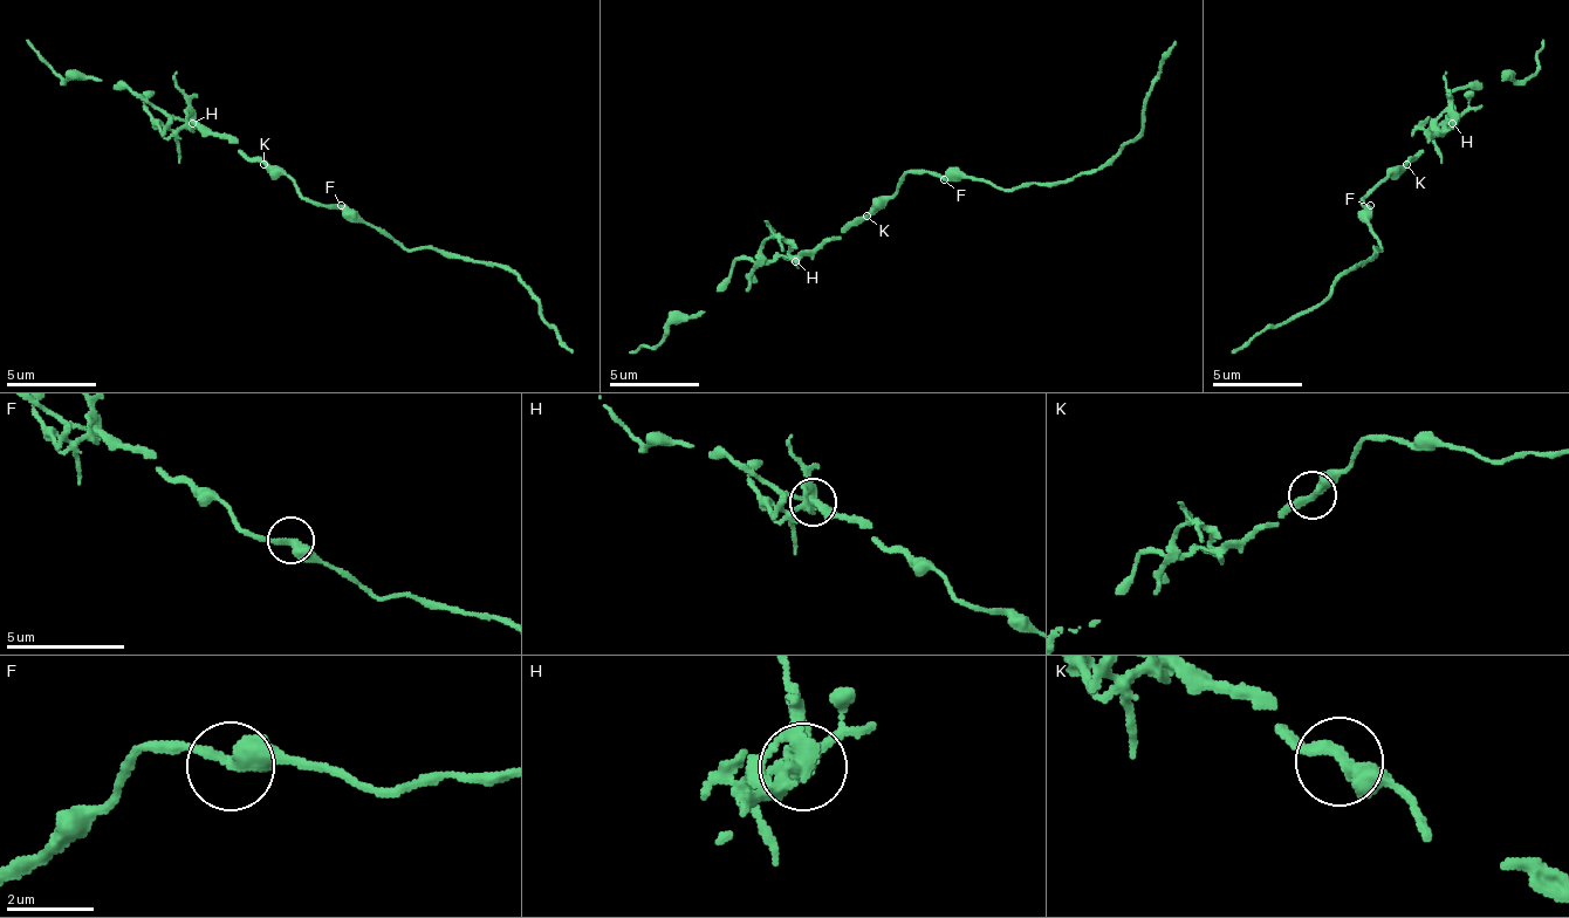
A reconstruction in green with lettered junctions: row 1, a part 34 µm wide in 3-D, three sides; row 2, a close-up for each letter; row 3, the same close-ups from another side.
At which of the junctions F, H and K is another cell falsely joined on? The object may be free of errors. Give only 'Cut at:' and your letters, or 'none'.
Cut at: H

